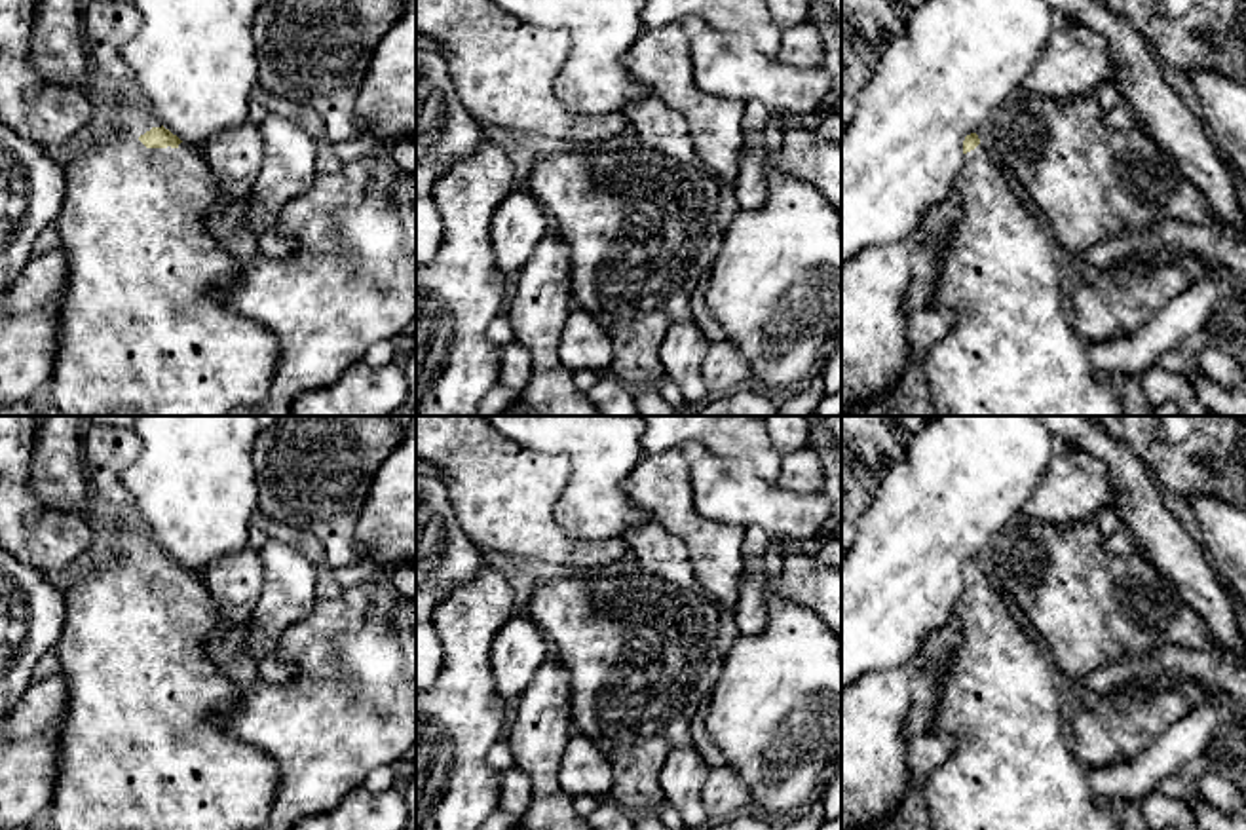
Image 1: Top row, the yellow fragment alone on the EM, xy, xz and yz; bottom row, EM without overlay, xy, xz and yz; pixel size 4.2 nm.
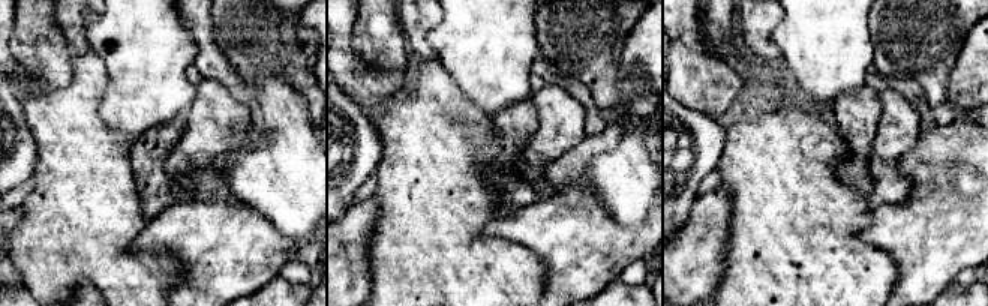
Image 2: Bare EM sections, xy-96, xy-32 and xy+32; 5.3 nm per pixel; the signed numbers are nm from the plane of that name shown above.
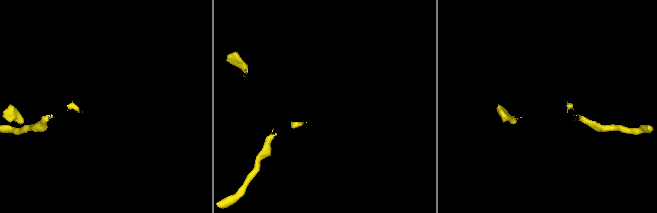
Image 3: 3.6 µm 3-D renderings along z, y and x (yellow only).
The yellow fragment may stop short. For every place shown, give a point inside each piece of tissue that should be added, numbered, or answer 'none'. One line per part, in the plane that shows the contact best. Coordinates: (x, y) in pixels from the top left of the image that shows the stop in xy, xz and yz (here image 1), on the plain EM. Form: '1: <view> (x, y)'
1: xy (139, 749)

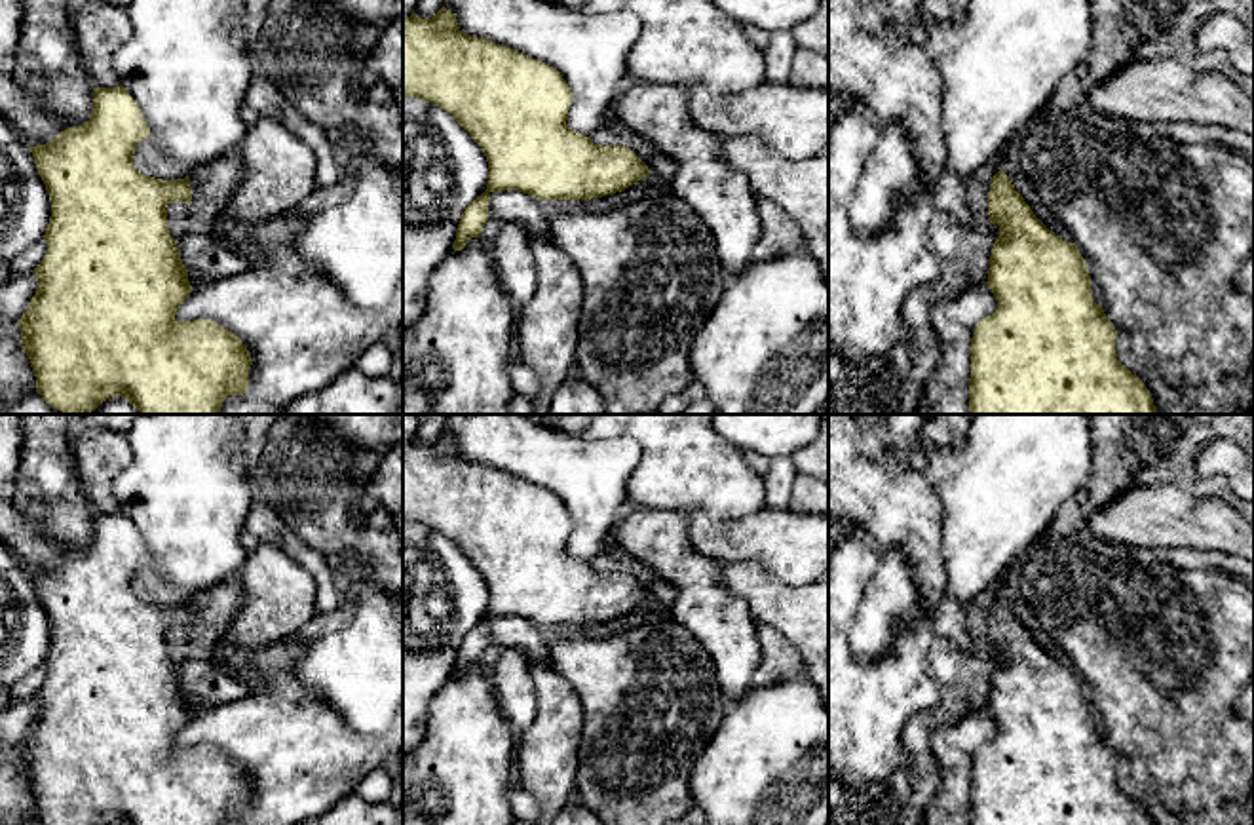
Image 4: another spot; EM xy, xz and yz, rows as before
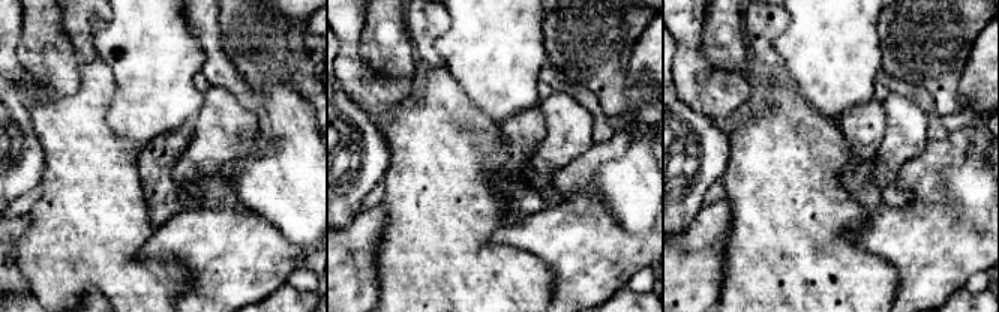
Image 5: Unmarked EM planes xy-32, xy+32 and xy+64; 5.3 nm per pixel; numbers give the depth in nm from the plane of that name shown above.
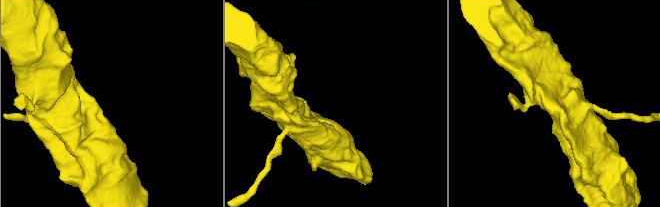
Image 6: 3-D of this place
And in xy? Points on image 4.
none

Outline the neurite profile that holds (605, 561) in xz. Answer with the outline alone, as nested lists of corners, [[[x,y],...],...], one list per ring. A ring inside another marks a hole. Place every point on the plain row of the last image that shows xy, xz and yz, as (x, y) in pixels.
[[[616,528],[608,534],[602,551],[591,561],[591,566],[600,572],[621,570],[631,574],[650,595],[650,601],[659,608],[667,610],[676,597],[676,591],[650,566],[623,555],[616,544]]]

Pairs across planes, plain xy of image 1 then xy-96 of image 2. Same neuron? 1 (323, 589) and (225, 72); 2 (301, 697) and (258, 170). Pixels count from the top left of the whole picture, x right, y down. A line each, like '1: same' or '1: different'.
1: same
2: different

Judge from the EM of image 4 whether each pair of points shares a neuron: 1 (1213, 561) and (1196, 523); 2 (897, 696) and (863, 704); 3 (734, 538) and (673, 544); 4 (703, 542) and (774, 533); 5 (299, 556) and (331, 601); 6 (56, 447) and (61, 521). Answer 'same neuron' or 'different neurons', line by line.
1: different neurons
2: same neuron
3: different neurons
4: same neuron
5: same neuron
6: same neuron

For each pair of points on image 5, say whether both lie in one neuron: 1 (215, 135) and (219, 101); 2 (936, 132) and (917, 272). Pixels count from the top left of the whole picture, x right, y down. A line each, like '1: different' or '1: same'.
1: same
2: different

